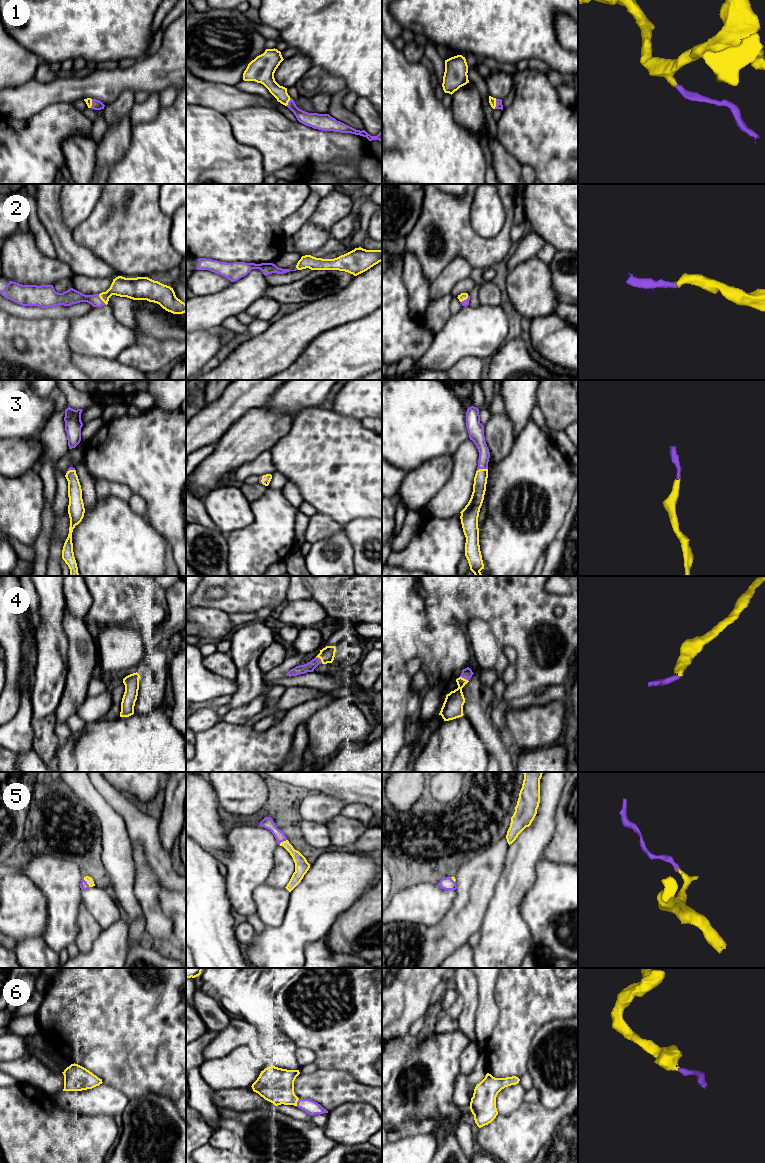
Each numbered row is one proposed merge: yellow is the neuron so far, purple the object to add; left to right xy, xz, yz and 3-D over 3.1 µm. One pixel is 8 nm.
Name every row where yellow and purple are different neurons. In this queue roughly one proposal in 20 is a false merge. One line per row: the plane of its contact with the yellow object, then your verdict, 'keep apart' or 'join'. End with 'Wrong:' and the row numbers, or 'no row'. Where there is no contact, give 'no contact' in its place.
1: yz | join
2: xy | join
3: yz | join
4: yz | join
5: xy | join
6: xz | join
Wrong: no row

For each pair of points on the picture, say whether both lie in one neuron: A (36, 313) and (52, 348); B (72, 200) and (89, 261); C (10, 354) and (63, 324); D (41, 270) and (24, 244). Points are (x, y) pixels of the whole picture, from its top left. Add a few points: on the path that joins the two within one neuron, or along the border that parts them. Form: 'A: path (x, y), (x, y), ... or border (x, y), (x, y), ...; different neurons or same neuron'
A: border (16, 315), (28, 318), (62, 318); different neurons
B: border (61, 208), (63, 221), (72, 230); different neurons
C: path (23, 355), (32, 355), (50, 337); same neuron
D: path (35, 264), (24, 253), (24, 250); same neuron

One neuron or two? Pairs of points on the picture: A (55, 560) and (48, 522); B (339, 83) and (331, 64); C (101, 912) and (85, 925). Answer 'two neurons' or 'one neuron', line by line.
A: two neurons
B: two neurons
C: two neurons

